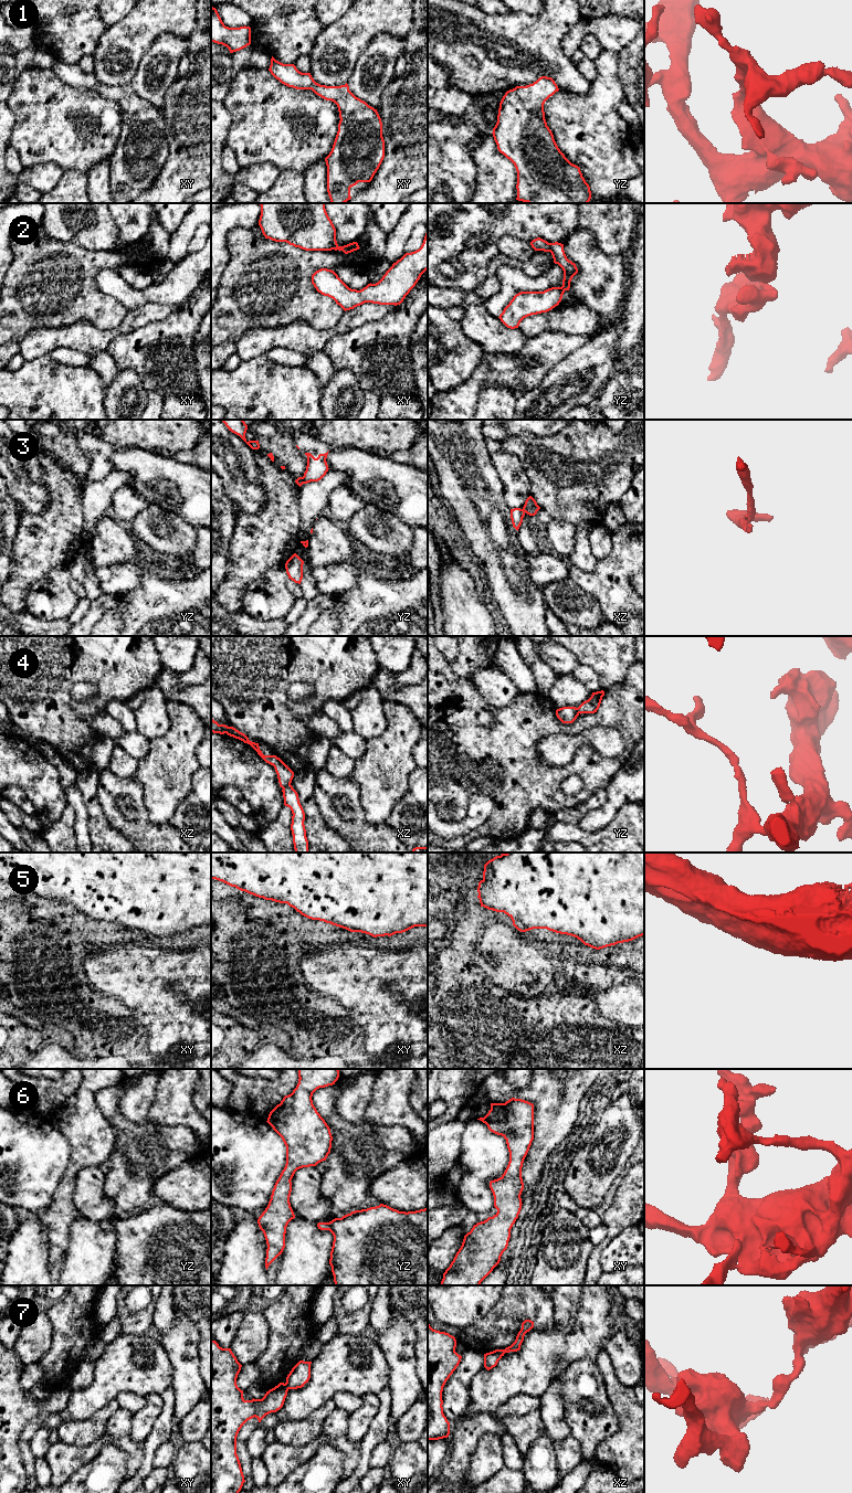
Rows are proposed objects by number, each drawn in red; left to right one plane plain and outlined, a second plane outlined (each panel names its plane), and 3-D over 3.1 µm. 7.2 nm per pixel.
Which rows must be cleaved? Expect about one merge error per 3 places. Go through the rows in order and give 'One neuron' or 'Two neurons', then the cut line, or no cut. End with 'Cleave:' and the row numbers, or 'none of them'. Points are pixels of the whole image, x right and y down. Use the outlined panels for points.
1: One neuron. No split
2: Two neurons. Split along yz (549, 243), (550, 251)
3: Two neurons. Split along xz (522, 509), (525, 511)
4: Two neurons. Split along xz (290, 784), (283, 789)
5: One neuron. No split
6: One neuron. No split
7: Two neurons. Split along xy (284, 1384), (287, 1389)
Cleave: 2, 3, 4, 7

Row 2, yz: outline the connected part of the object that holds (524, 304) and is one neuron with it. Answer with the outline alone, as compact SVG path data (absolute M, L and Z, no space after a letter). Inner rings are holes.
M550 243L550 253L554 263L558 264L564 271L562 286L551 287L544 292L520 292L516 294L498 317L507 328L518 328L524 318L551 310L559 305L564 293L569 290L570 282L578 273L578 268L575 263L567 258L564 244Z

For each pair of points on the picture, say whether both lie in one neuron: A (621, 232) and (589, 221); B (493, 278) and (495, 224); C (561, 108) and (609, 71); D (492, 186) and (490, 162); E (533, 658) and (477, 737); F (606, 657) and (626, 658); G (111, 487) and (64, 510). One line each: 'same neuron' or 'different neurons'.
A: same neuron
B: different neurons
C: same neuron
D: same neuron
E: different neurons
F: same neuron
G: different neurons

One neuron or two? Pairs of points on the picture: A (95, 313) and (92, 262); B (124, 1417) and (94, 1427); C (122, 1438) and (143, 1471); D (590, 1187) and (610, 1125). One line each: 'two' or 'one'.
A: one
B: two
C: two
D: one

